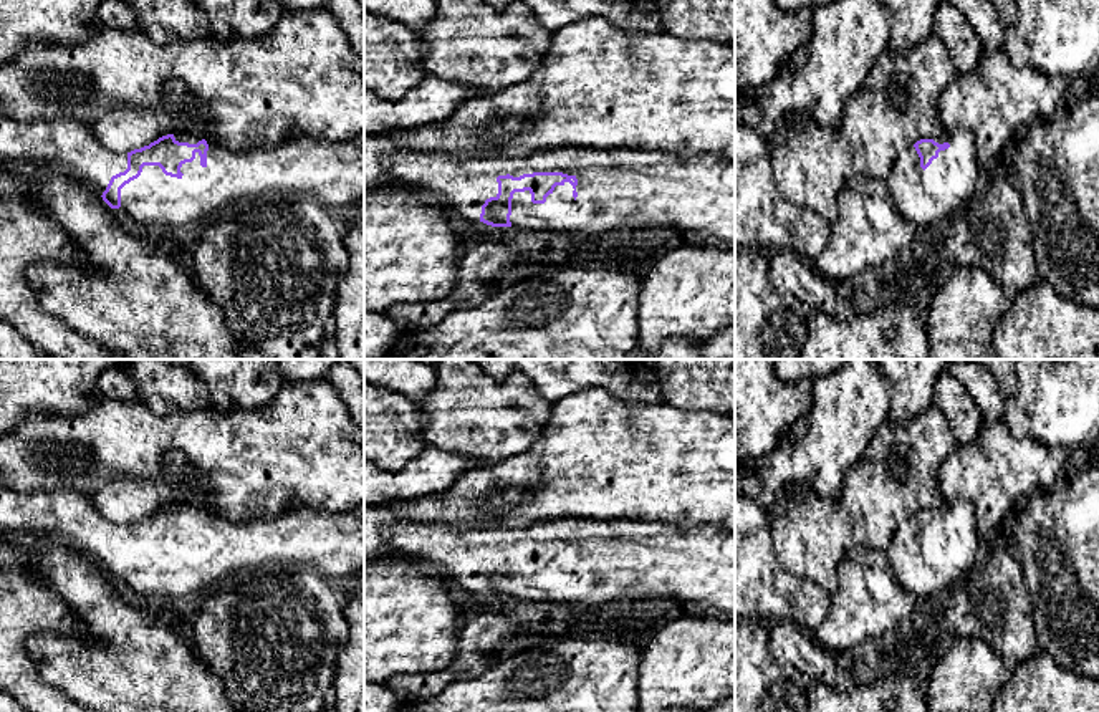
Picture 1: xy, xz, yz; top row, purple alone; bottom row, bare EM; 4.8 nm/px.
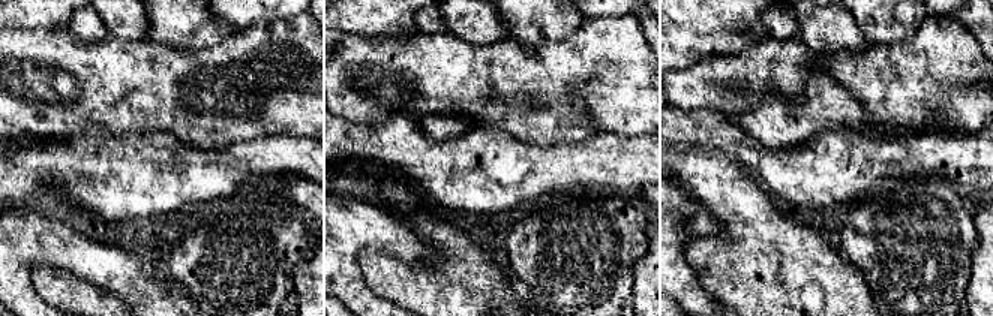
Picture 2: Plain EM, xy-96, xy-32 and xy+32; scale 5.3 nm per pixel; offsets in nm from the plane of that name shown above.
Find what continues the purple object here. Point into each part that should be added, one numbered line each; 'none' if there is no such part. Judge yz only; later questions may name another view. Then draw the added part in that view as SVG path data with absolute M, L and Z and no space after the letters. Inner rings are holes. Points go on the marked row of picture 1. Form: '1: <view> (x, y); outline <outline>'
1: yz (927, 197); outline M968 131L940 134L935 142L950 147L924 171L914 146L904 149L887 182L899 214L919 227L940 227L967 204L986 171L978 164L977 144Z

